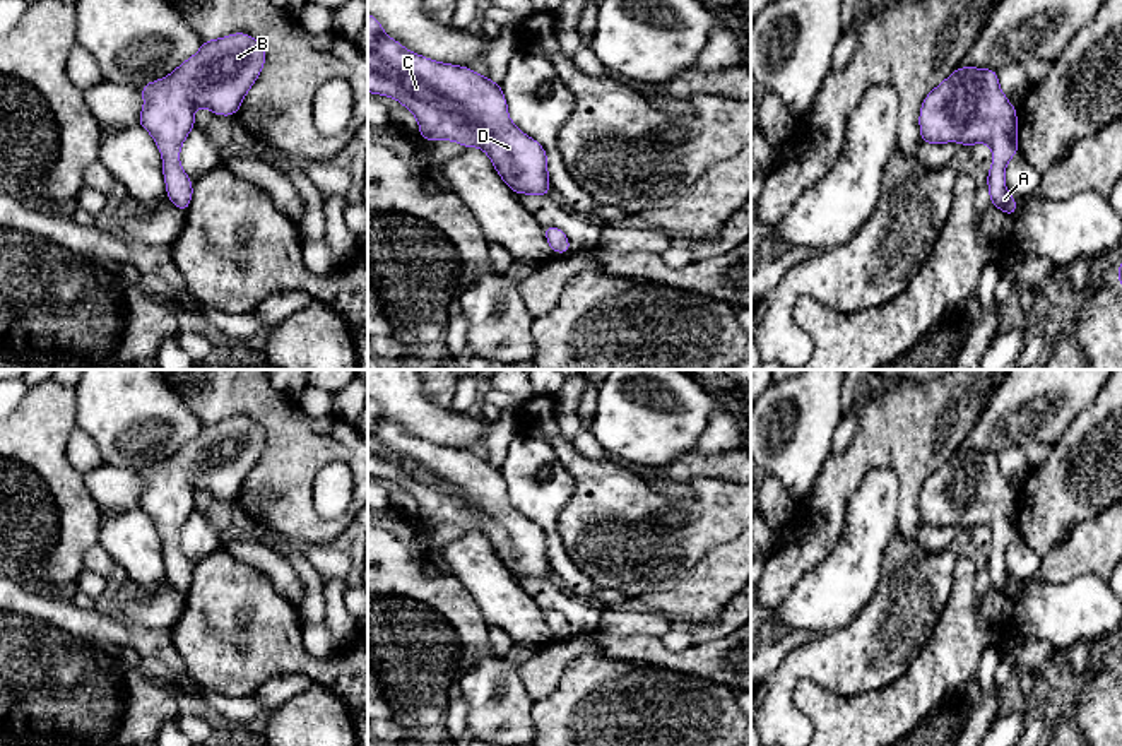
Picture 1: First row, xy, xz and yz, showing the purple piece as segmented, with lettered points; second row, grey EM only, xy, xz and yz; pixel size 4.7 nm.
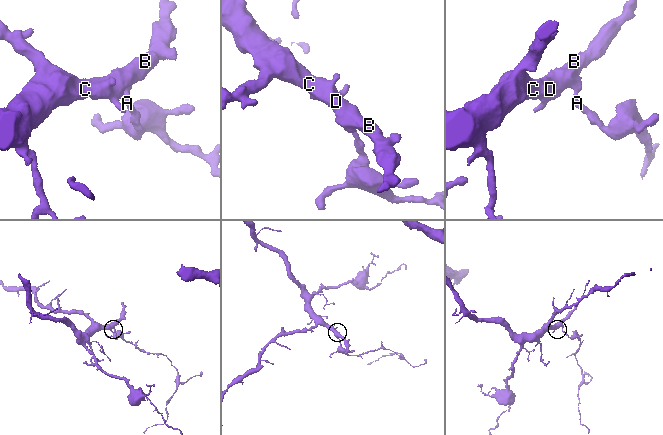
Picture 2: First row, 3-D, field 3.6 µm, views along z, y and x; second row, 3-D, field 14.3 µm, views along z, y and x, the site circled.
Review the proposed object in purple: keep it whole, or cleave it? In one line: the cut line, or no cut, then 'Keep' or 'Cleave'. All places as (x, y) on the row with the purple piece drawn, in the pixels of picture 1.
No split. Keep

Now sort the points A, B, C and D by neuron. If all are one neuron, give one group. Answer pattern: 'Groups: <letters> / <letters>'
Groups: A B C D

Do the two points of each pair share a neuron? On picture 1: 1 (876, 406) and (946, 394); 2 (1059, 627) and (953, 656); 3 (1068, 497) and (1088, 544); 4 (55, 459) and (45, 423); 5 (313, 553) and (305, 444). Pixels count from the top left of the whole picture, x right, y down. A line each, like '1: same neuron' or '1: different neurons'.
1: same neuron
2: different neurons
3: different neurons
4: same neuron
5: different neurons

